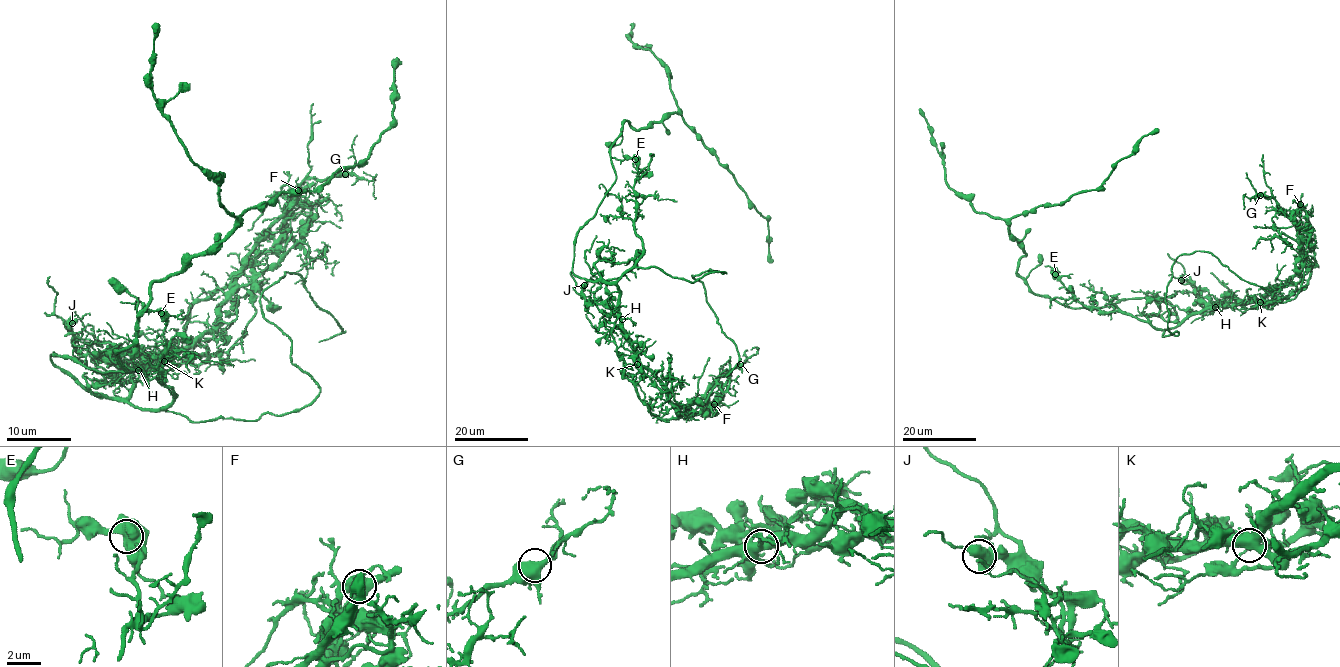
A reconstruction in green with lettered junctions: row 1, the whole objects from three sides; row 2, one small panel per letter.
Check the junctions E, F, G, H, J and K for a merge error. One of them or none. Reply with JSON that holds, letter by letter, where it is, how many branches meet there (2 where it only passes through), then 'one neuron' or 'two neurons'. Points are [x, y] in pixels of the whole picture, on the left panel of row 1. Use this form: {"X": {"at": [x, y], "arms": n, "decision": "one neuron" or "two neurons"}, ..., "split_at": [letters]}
{"E": {"at": [161, 313], "arms": 4, "decision": "one neuron"}, "F": {"at": [298, 190], "arms": 4, "decision": "two neurons"}, "G": {"at": [345, 174], "arms": 4, "decision": "one neuron"}, "H": {"at": [138, 370], "arms": 4, "decision": "one neuron"}, "J": {"at": [72, 323], "arms": 4, "decision": "one neuron"}, "K": {"at": [164, 361], "arms": 4, "decision": "one neuron"}, "split_at": ["F"]}

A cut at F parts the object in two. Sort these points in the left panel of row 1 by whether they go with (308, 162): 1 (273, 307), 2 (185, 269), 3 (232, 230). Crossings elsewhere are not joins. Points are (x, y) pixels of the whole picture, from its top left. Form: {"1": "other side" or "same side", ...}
{"1": "other side", "2": "same side", "3": "same side"}

